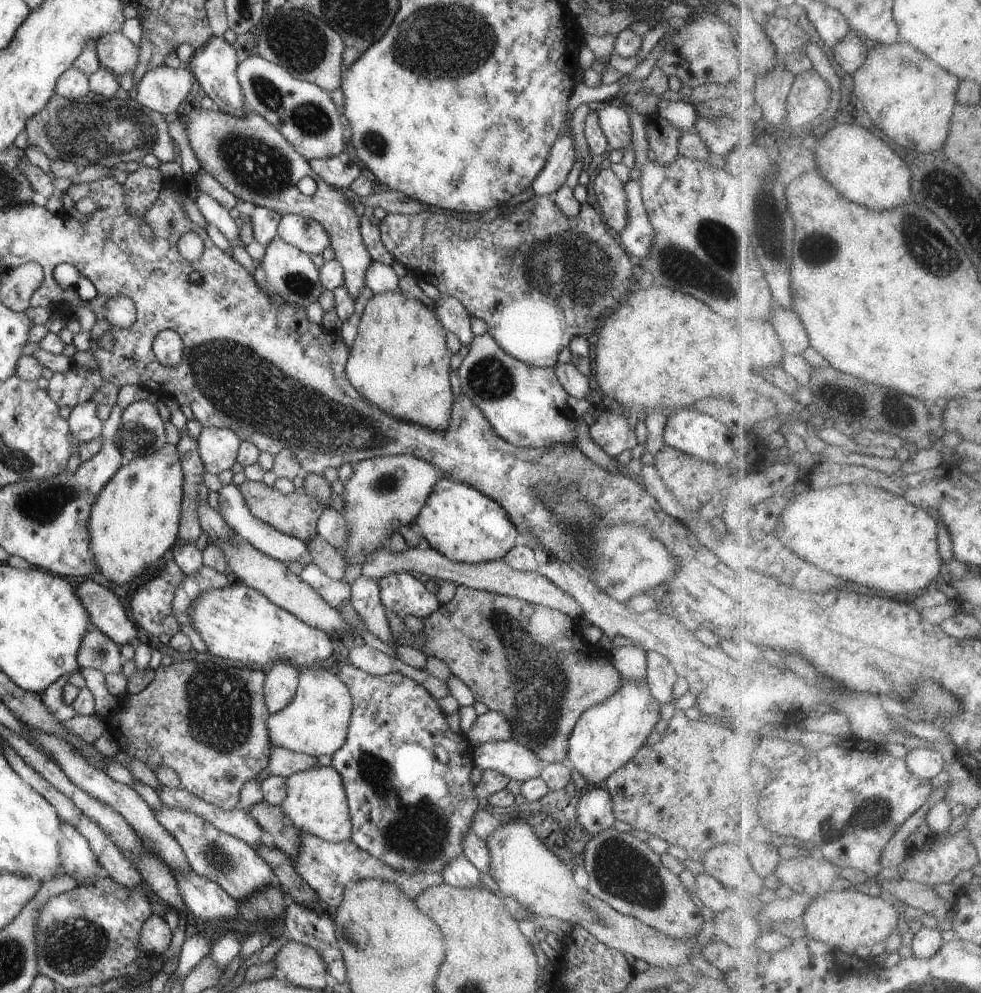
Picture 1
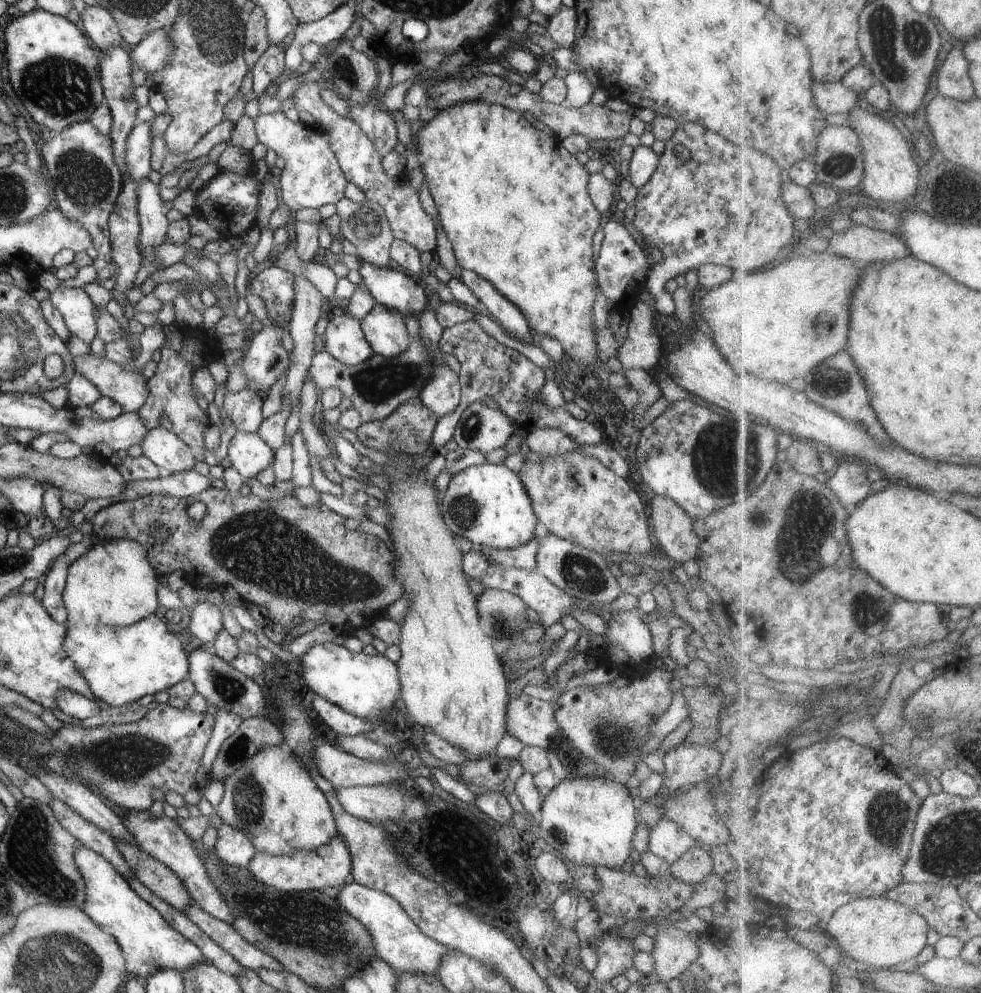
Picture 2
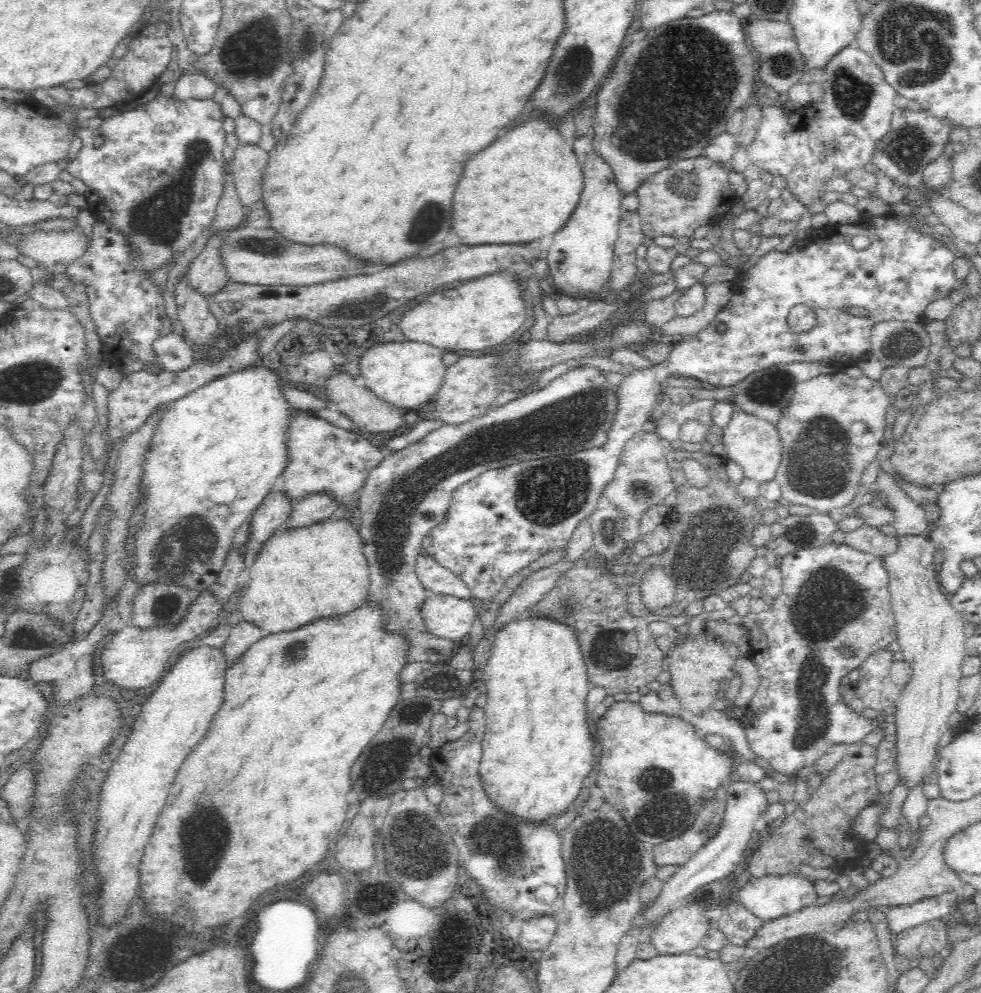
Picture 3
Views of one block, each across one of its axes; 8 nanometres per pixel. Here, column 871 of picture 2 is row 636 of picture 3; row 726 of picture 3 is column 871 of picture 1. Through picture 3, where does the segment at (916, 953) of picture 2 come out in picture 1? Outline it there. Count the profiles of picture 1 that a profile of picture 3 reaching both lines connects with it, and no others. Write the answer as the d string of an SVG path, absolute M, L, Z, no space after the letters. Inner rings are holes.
M850 889L831 891L822 898L814 900L802 924L802 932L812 939L826 942L837 950L852 950L860 947L872 948L875 944L885 943L894 936L900 924L898 908L884 897L870 896Z

